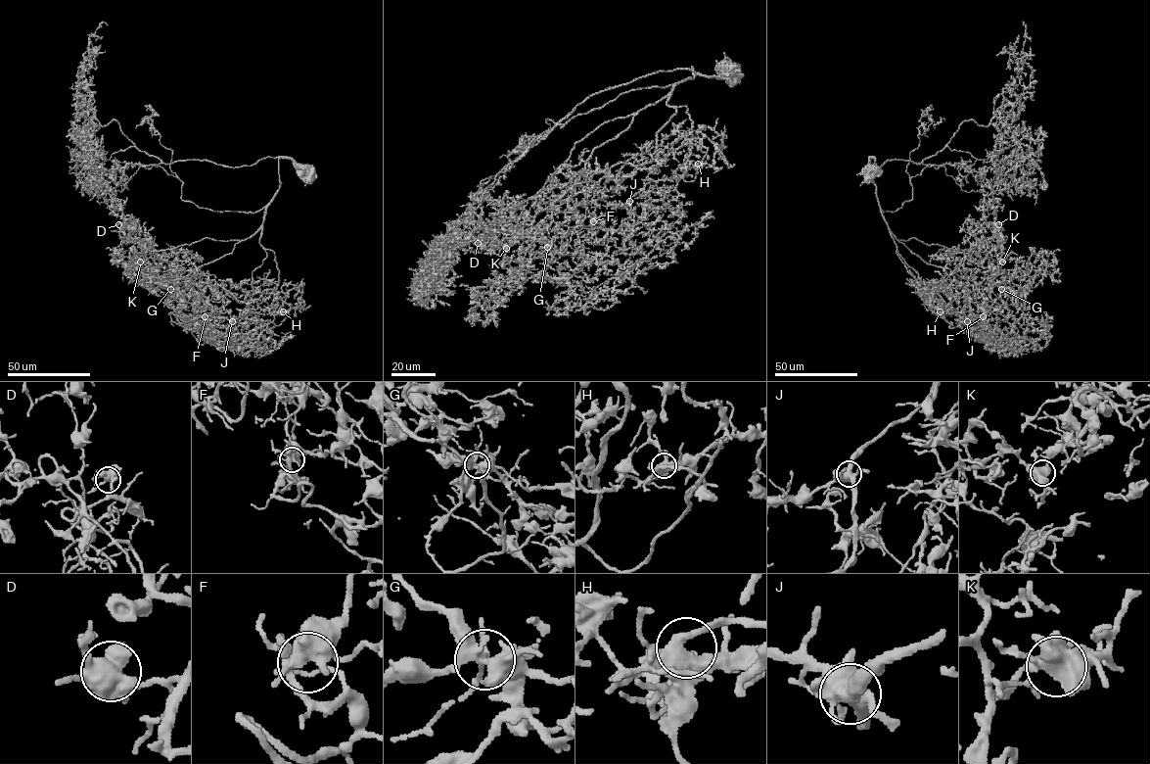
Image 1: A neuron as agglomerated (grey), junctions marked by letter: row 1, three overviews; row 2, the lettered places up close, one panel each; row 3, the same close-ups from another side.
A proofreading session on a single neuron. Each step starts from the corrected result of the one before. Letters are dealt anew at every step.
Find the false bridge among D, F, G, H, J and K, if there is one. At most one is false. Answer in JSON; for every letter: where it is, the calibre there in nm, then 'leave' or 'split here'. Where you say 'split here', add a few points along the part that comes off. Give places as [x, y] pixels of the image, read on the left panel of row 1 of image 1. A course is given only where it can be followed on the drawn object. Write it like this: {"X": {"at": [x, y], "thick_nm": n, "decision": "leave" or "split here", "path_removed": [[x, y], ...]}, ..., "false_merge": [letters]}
{"D": {"at": [118, 224], "thick_nm": 550, "decision": "leave"}, "F": {"at": [205, 316], "thick_nm": 550, "decision": "leave"}, "G": {"at": [170, 289], "thick_nm": 440, "decision": "leave"}, "H": {"at": [283, 311], "thick_nm": 500, "decision": "leave"}, "J": {"at": [232, 321], "thick_nm": 550, "decision": "leave"}, "K": {"at": [140, 262], "thick_nm": 600, "decision": "leave"}, "false_merge": []}

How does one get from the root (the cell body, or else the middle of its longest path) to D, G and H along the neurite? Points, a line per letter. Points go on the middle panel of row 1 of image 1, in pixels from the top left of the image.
D: (729, 69), (692, 68), (654, 104), (601, 123), (512, 209), (493, 249), (487, 234), (478, 243)
G: (729, 69), (703, 76), (692, 68), (693, 78), (598, 146), (554, 203), (551, 222), (541, 231), (547, 246)
H: (729, 69), (703, 76), (692, 68), (693, 77), (666, 102), (686, 107), (686, 167), (698, 164)

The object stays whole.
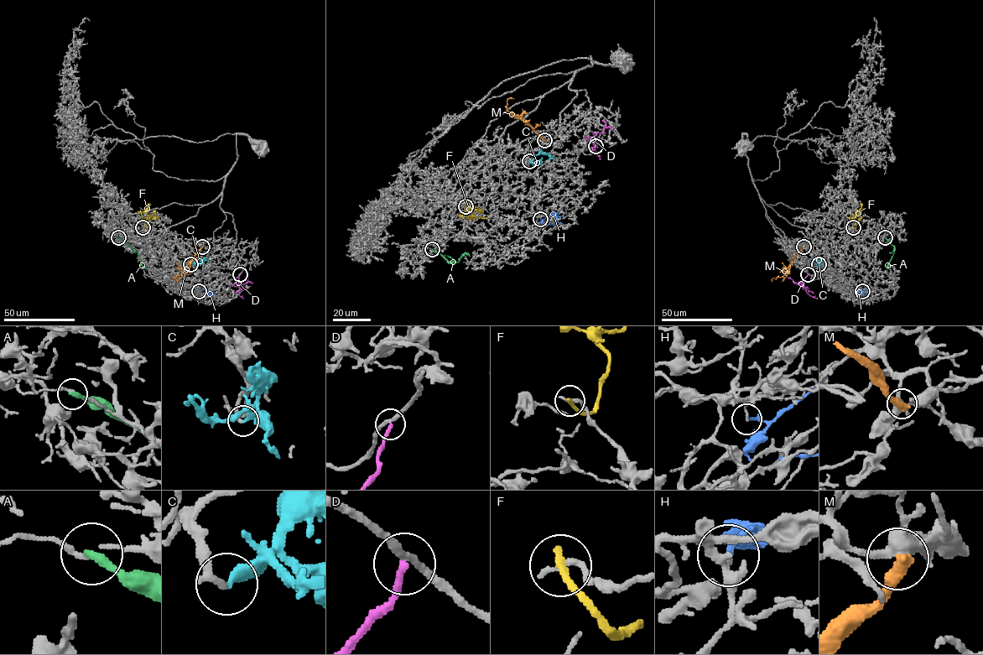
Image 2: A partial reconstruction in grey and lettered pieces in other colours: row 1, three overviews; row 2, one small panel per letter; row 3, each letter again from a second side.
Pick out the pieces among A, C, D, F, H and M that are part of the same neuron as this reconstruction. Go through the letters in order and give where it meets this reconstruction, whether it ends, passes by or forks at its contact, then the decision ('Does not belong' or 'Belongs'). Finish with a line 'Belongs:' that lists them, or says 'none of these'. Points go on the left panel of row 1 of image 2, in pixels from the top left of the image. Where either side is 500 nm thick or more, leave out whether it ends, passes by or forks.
A: Touches grey at (118, 237). It ends there. Does not belong
C: Touches grey at (190, 264). It ends there. Belongs
D: Touches grey at (240, 274). It ends there. Does not belong
F: Touches grey at (143, 227). It ends there. Does not belong
H: Touches grey at (199, 291). It passes by. Does not belong
M: Touches grey at (202, 246). It ends there. Does not belong
Belongs: C

